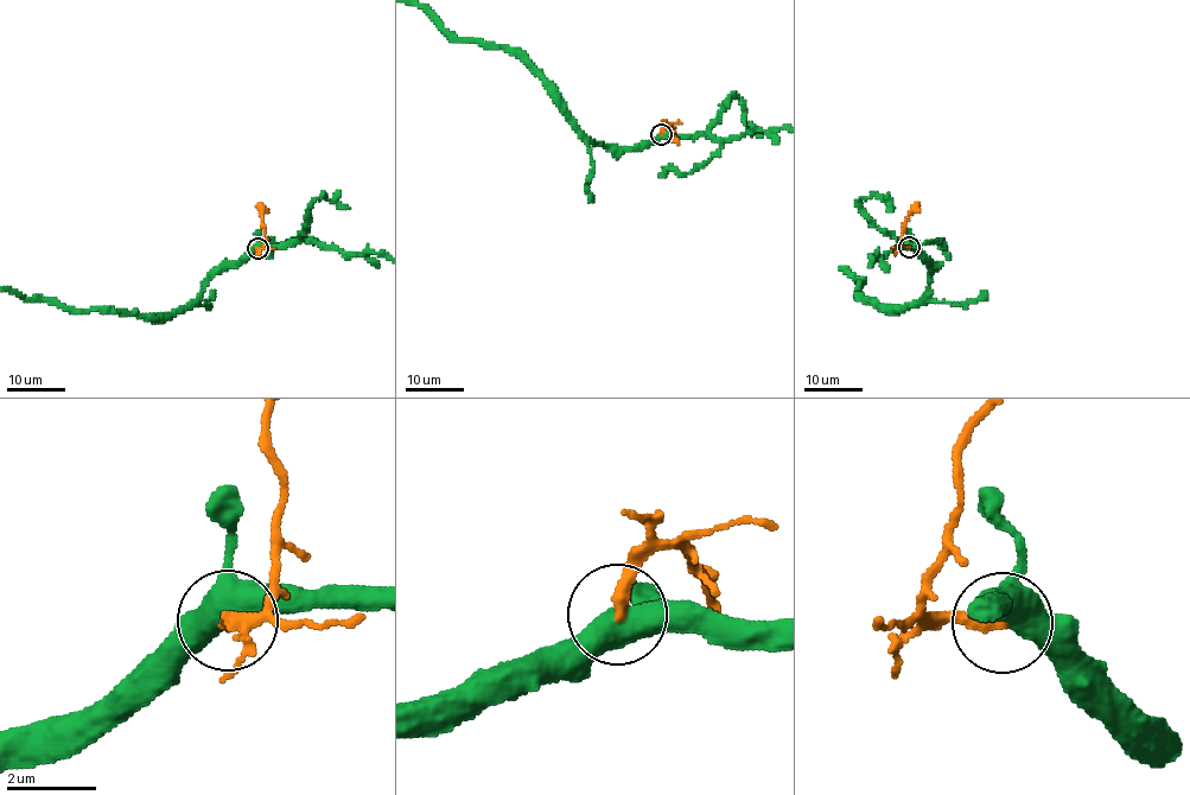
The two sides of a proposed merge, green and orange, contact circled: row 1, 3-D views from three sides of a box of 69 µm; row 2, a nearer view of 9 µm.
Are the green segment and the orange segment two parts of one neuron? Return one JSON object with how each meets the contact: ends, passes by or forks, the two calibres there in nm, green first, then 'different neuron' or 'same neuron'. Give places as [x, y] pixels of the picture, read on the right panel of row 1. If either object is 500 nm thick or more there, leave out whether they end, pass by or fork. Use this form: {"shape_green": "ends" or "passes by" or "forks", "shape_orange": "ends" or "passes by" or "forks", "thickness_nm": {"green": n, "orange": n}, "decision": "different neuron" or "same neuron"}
{"shape_green": "forks", "shape_orange": "ends", "thickness_nm": {"green": 440, "orange": 280}, "decision": "same neuron"}

